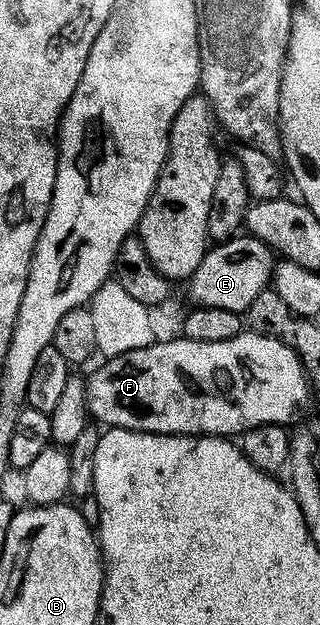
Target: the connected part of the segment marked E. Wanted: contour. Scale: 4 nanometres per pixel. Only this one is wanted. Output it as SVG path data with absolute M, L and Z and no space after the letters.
M252 236L229 238L206 249L199 268L187 280L189 294L198 306L227 308L227 312L244 315L251 302L270 285L274 265L274 251L265 242Z

